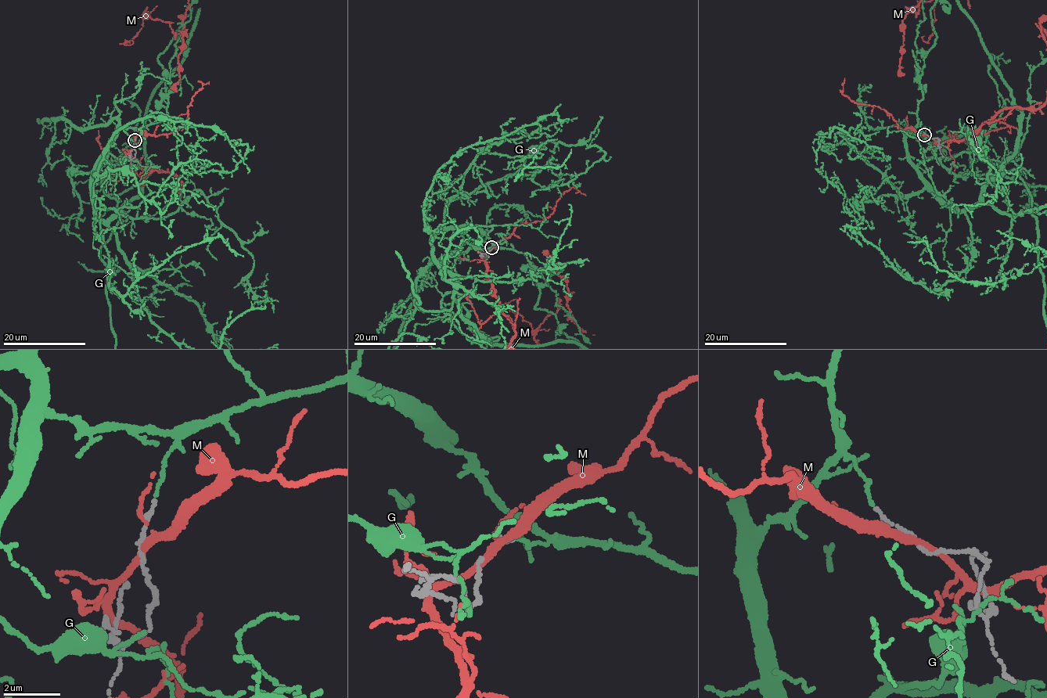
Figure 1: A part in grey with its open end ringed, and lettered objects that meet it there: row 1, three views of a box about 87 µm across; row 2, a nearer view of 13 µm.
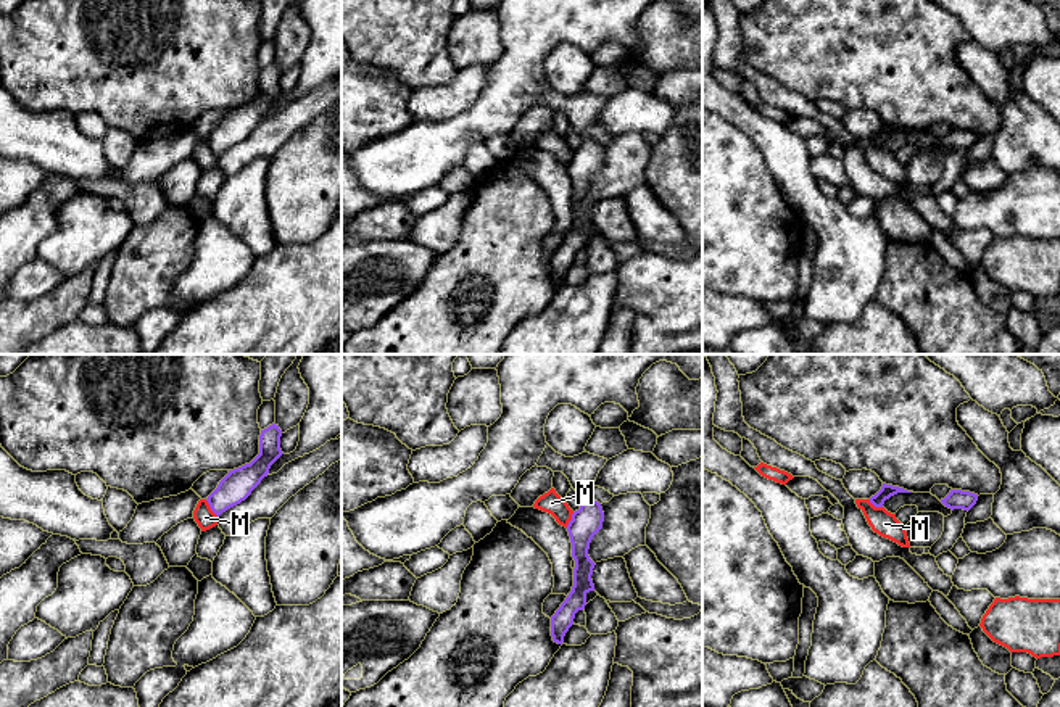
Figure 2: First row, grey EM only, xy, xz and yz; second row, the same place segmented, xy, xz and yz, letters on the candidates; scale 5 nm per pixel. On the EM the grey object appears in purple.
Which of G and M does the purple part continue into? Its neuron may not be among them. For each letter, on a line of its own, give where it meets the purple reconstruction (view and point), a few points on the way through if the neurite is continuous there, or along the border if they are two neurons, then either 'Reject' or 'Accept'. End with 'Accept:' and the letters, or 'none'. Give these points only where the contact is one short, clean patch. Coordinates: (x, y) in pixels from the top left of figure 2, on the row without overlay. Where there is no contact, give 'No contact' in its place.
G: No contact. Reject
M: Touches purple at xy (211, 148). Reject
Accept: none

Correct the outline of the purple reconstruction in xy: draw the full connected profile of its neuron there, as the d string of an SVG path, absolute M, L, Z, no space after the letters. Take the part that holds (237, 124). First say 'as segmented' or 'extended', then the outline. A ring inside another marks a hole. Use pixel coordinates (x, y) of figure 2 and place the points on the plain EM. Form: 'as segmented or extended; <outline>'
as segmented; M275 63L261 69L259 93L250 103L229 110L219 121L217 127L206 139L217 156L245 140L261 119L267 116L271 105L284 93L280 76L282 69Z

